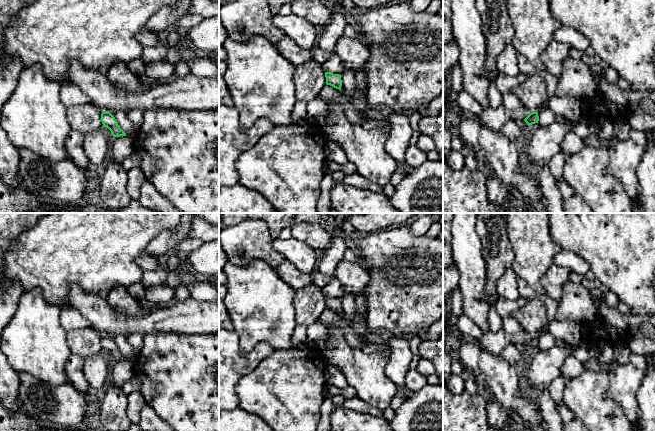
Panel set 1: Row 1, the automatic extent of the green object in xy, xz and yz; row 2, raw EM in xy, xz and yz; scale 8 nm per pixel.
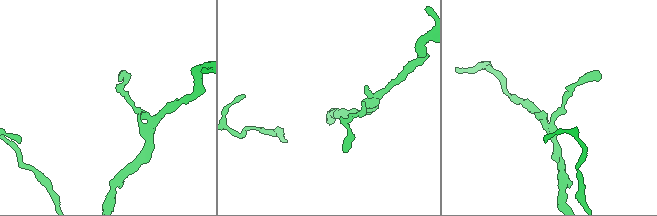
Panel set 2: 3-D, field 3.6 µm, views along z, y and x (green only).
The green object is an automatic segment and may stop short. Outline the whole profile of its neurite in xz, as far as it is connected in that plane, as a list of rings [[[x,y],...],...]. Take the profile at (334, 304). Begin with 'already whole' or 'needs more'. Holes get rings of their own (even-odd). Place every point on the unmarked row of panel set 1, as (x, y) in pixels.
already whole; [[[325,296],[326,308],[330,309],[336,313],[341,314],[342,304],[340,298],[333,298],[330,296]]]

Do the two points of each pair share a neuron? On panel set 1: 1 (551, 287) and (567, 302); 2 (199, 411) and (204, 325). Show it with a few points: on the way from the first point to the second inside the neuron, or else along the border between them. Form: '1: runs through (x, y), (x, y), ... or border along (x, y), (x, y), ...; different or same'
1: border along (568, 280), (563, 285), (560, 298), (557, 301); different
2: border along (208, 333), (179, 334); different

